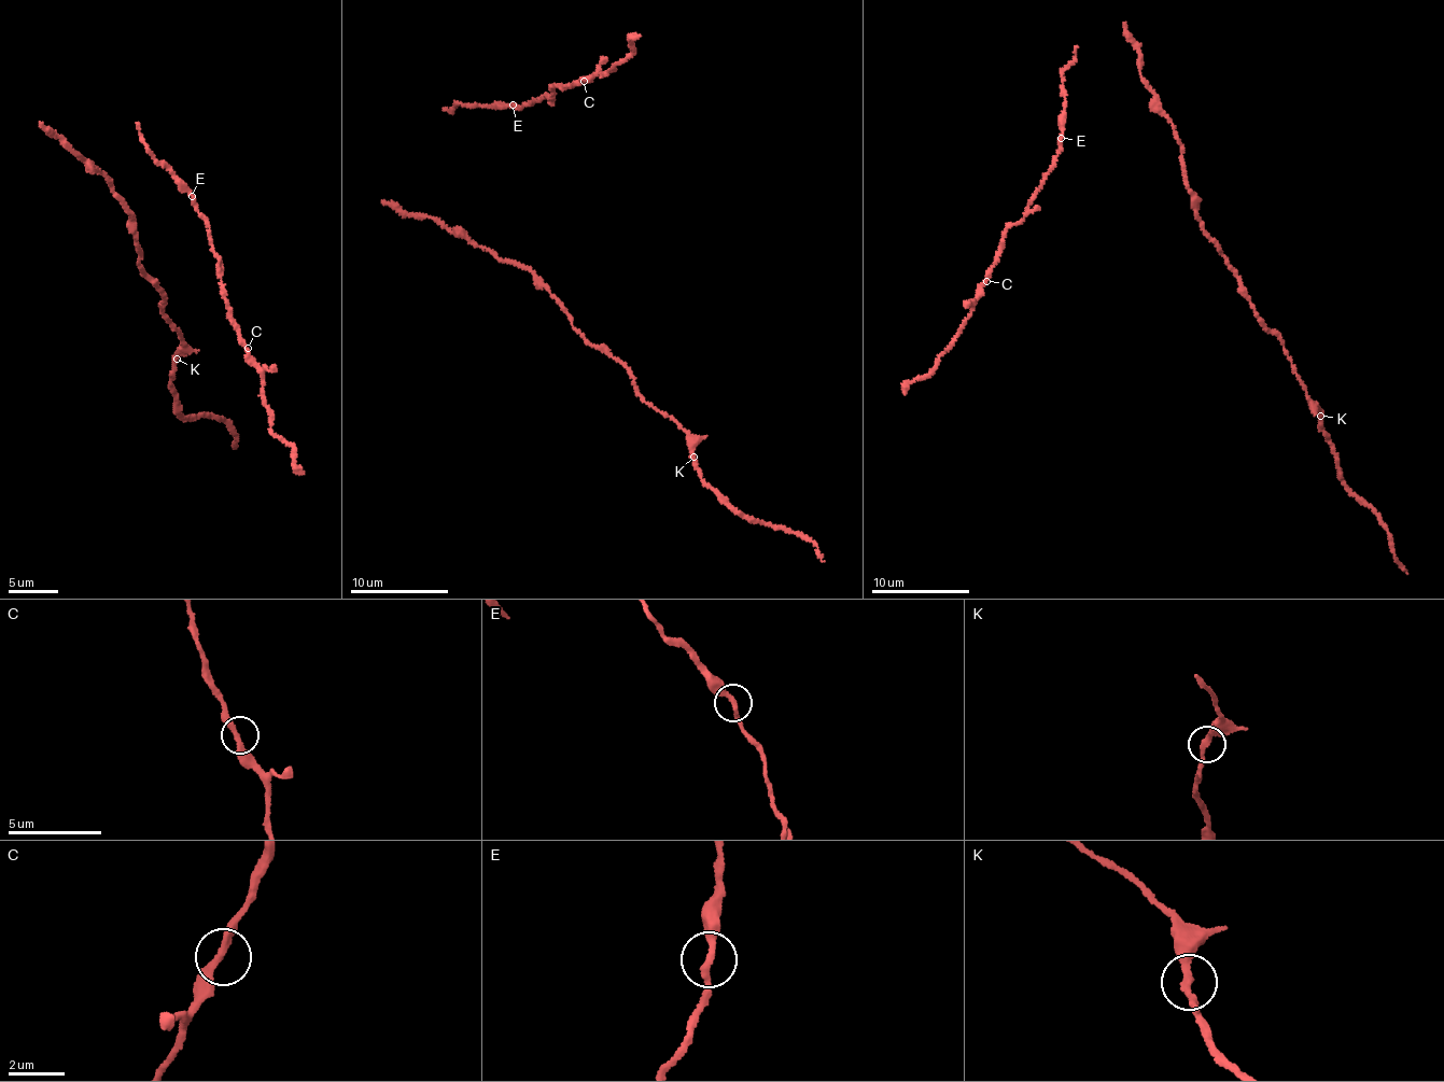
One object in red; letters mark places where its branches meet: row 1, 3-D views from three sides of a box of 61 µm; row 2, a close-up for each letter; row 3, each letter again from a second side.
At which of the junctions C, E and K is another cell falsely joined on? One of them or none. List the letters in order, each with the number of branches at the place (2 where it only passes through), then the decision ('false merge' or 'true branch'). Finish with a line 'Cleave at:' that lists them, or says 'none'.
C: branches 2; true branch
E: branches 2; true branch
K: branches 2; true branch
Cleave at: none

